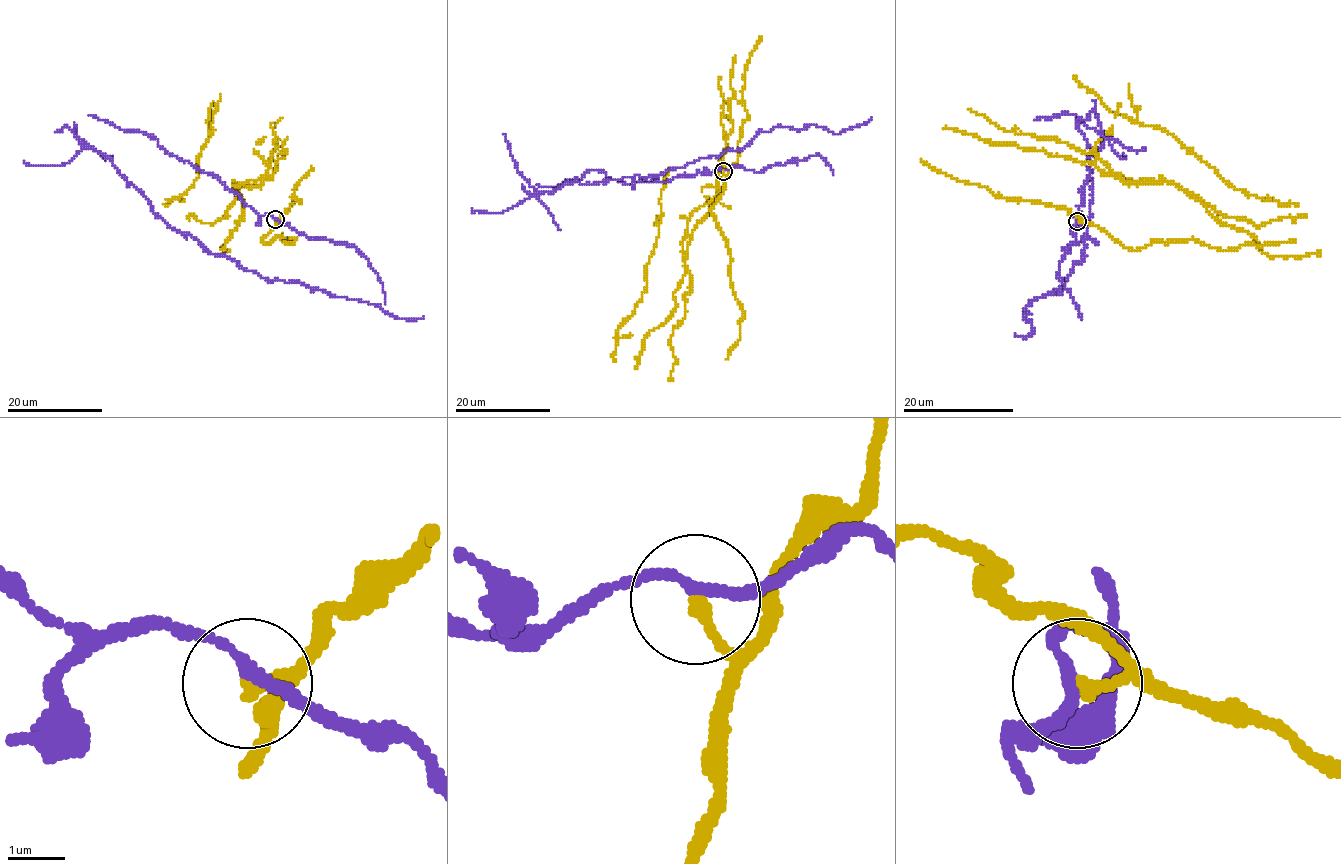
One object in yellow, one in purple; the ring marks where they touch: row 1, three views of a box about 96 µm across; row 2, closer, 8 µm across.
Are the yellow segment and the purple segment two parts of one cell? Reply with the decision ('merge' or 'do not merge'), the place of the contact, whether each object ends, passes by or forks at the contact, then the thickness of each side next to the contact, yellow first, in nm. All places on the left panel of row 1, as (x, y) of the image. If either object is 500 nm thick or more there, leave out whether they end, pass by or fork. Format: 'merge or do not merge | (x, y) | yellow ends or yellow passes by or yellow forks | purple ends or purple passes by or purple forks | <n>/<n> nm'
do not merge | (275, 219) | yellow ends | purple passes by | 240/190 nm

